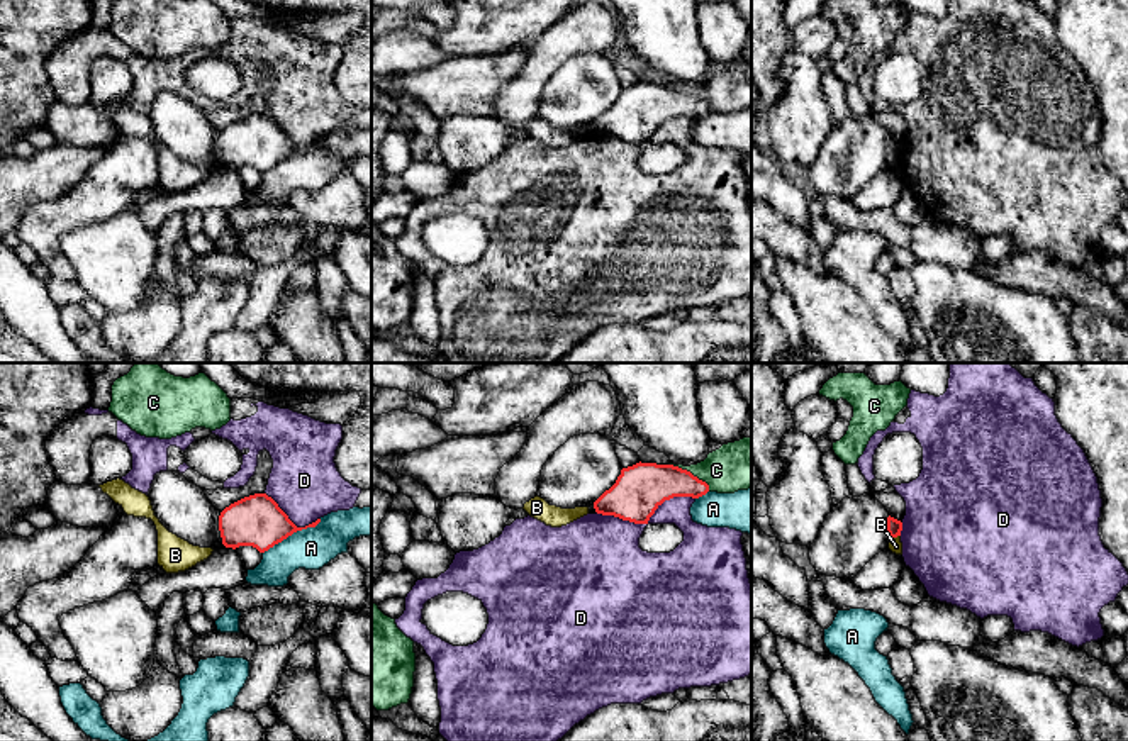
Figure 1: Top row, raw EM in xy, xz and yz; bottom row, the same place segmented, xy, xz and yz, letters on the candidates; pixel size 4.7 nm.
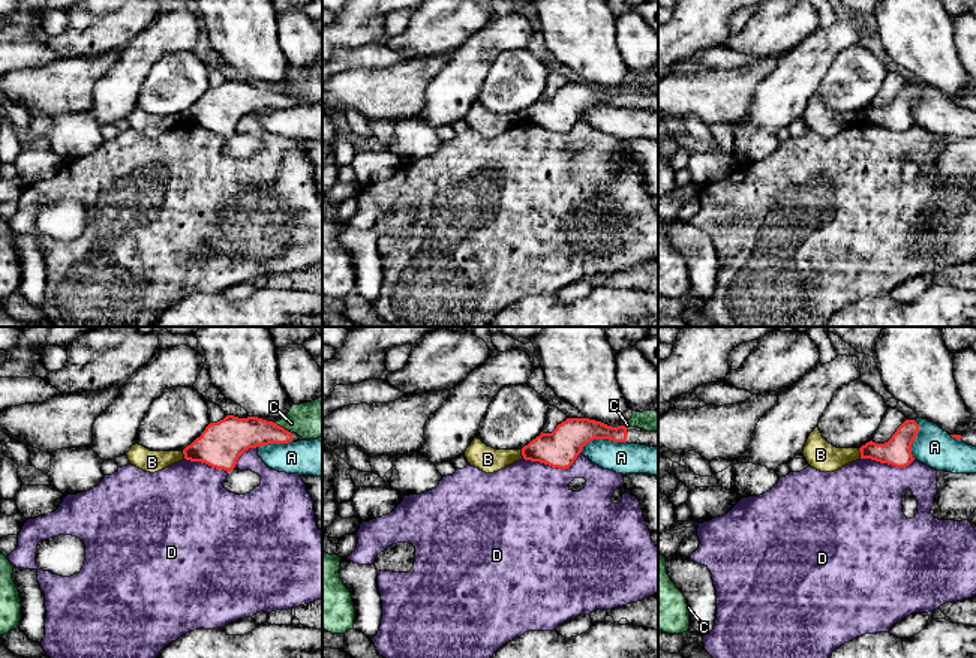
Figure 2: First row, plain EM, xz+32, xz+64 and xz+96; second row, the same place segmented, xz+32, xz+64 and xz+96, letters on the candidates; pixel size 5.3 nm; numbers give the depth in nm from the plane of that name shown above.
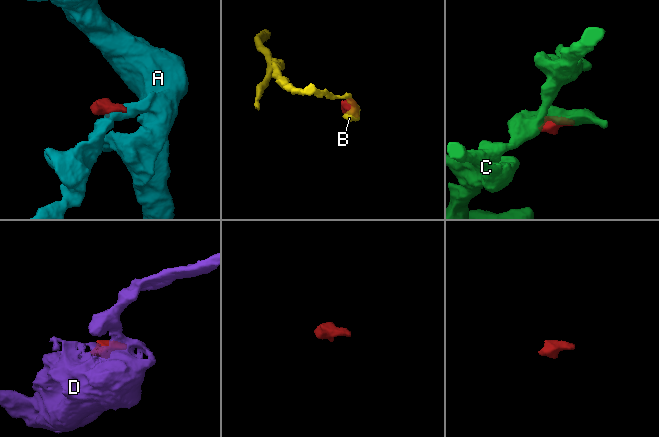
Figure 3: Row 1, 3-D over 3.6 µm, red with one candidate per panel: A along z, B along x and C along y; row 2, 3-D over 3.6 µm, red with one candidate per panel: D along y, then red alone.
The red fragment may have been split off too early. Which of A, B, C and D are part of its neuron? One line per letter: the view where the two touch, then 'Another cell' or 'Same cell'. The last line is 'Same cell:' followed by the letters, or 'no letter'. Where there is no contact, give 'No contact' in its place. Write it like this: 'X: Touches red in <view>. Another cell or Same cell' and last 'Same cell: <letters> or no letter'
A: Touches red in xy. Another cell
B: Touches red in yz. Another cell
C: Touches red in xz. Another cell
D: Touches red in xz. Another cell
Same cell: no letter

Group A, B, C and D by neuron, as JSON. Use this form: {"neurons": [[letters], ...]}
{"neurons": [["A"], ["B"], ["C"], ["D"]]}

